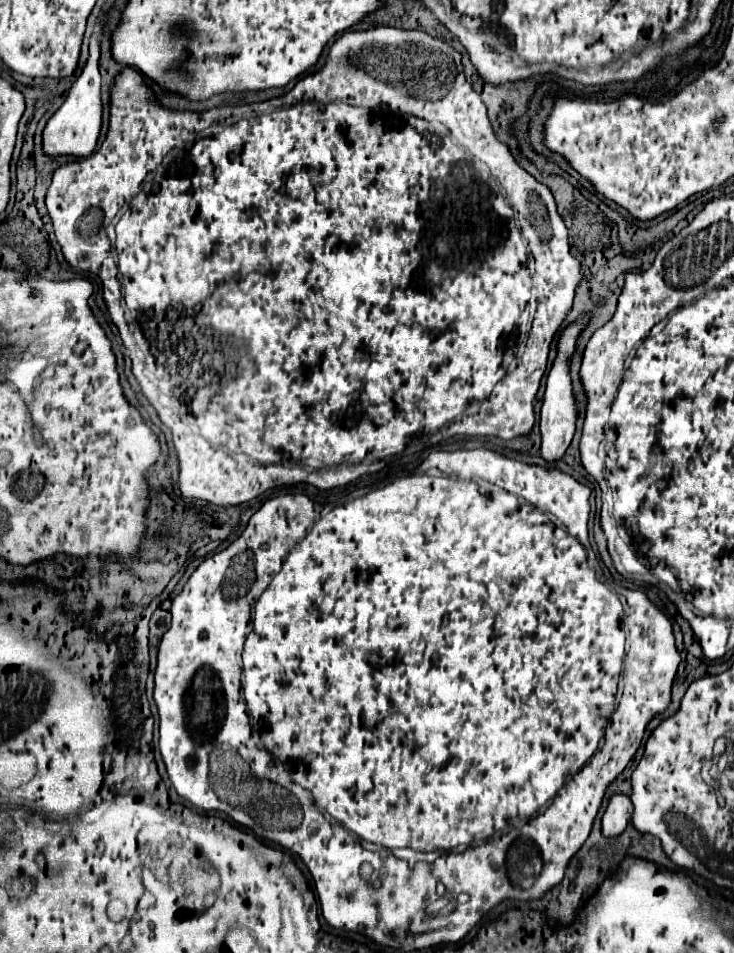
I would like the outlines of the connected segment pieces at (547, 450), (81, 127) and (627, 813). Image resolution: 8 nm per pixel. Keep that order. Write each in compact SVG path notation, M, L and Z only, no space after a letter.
M582 317L578 323L568 325L558 341L558 357L548 373L548 385L546 385L546 395L544 395L544 403L542 403L542 413L540 413L540 433L542 433L542 449L540 455L544 457L544 461L548 463L556 463L564 459L566 449L570 447L570 441L574 437L574 429L576 429L576 399L572 393L572 381L570 381L570 369L568 369L568 359L574 353L574 345L578 335L582 333L582 329L586 327L588 317Z
M94 35L90 39L90 57L82 71L82 75L74 81L66 101L62 107L48 119L46 129L42 133L42 151L48 157L88 157L100 137L102 129L102 93L100 93L100 73L98 73L98 39L100 35Z
M624 793L612 795L608 801L608 807L604 811L604 817L602 817L602 833L606 837L620 835L632 817L632 809L634 807L632 807L632 801L628 795L624 795Z

